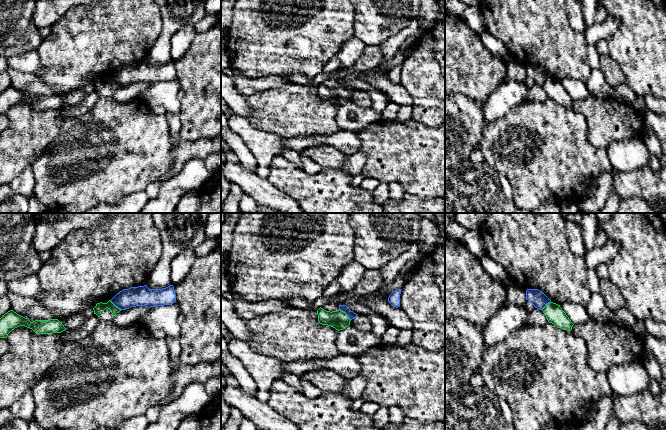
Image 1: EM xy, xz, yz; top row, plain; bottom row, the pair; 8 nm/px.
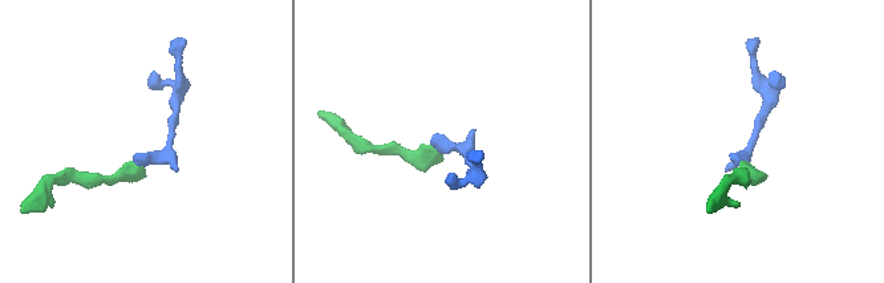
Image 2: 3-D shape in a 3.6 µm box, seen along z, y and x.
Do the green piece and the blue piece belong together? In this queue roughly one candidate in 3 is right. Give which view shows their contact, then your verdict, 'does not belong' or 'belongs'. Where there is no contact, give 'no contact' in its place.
xz | does not belong

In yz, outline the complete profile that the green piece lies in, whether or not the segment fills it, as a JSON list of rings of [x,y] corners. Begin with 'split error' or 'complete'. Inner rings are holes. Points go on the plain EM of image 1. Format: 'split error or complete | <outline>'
split error | [[[550,78],[542,85],[549,99],[563,106],[571,107],[574,100],[585,99],[590,93],[587,85],[575,79],[558,81]]]

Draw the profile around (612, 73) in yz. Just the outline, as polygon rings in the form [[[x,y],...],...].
[[[609,55],[601,57],[600,70],[602,71],[603,76],[610,87],[614,88],[625,83],[625,76],[621,68]]]

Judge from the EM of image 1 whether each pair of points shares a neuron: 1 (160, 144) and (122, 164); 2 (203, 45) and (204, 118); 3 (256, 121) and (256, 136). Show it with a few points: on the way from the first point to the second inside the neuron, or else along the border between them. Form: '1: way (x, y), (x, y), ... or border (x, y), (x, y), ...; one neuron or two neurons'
1: way (151, 153), (145, 159), (132, 159); one neuron
2: way (207, 63), (208, 100); one neuron
3: border (246, 118), (254, 127), (278, 136); two neurons

